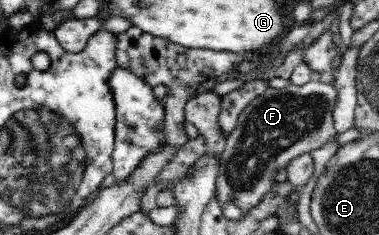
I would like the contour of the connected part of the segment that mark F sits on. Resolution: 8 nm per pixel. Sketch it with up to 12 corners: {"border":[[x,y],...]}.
{"border":[[267,88],[226,138],[221,203],[247,214],[337,134],[337,88]]}

